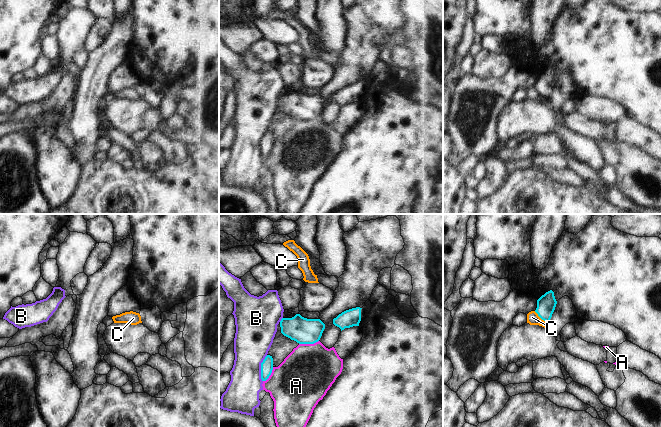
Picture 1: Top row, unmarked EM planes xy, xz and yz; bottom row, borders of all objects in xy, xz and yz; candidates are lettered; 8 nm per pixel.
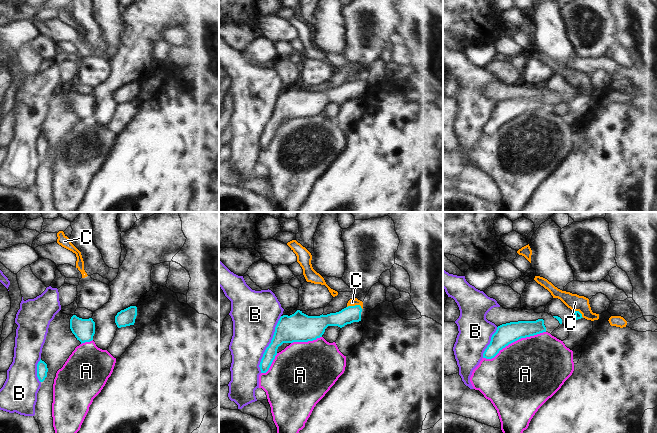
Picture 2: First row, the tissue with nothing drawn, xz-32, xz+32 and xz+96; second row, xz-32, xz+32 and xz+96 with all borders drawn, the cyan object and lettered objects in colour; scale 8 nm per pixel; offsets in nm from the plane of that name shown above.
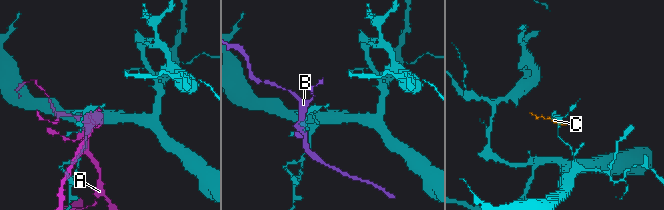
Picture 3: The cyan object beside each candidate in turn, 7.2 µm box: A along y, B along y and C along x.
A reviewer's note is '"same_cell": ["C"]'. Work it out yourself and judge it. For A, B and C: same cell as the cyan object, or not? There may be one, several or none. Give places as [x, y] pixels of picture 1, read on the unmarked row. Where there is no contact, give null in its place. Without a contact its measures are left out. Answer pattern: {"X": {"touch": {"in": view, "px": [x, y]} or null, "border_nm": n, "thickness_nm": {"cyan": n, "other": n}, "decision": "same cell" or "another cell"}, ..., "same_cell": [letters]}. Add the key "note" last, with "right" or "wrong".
{"A": {"touch": {"in": "xz", "px": [308, 119]}, "border_nm": 160, "thickness_nm": {"cyan": 200, "other": 420}, "decision": "another cell"}, "B": {"touch": {"in": "xz", "px": [261, 144]}, "border_nm": 220, "thickness_nm": {"cyan": 100, "other": 300}, "decision": "another cell"}, "C": {"touch": {"in": "yz", "px": [541, 94]}, "border_nm": 150, "thickness_nm": {"cyan": 150, "other": 100}, "decision": "another cell"}, "same_cell": [], "note": "wrong"}

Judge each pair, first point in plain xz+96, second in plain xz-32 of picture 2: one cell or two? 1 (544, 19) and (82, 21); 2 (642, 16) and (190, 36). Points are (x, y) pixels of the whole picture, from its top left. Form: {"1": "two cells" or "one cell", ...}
{"1": "two cells", "2": "one cell"}

